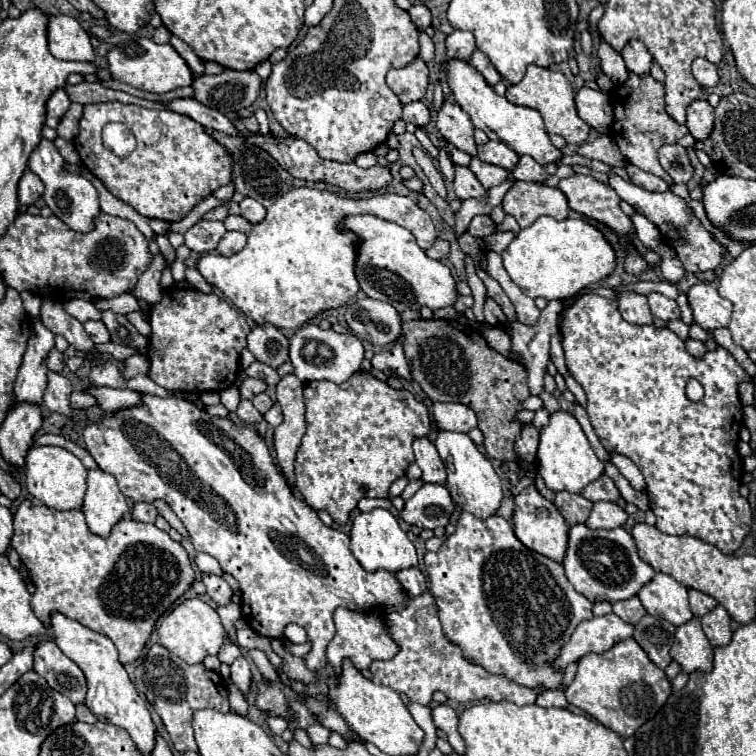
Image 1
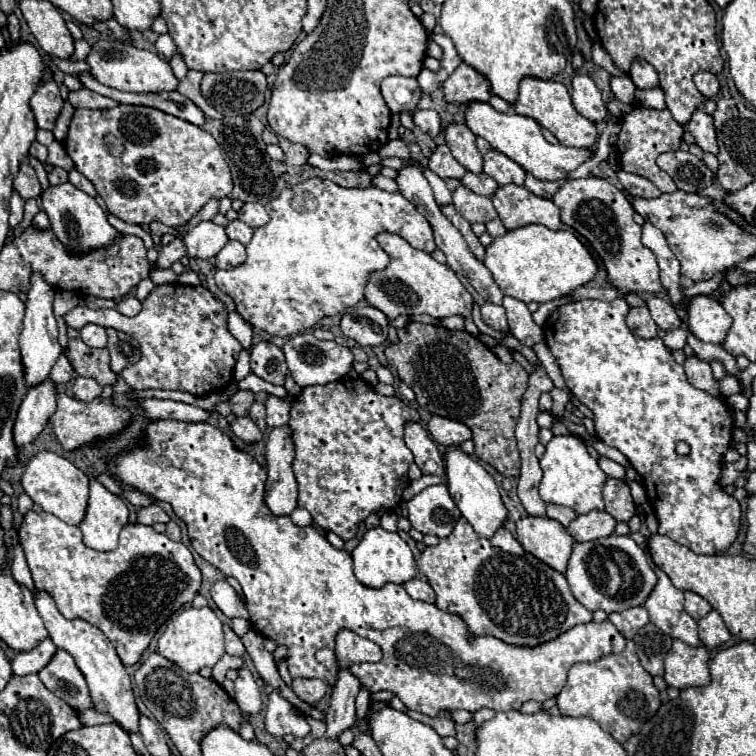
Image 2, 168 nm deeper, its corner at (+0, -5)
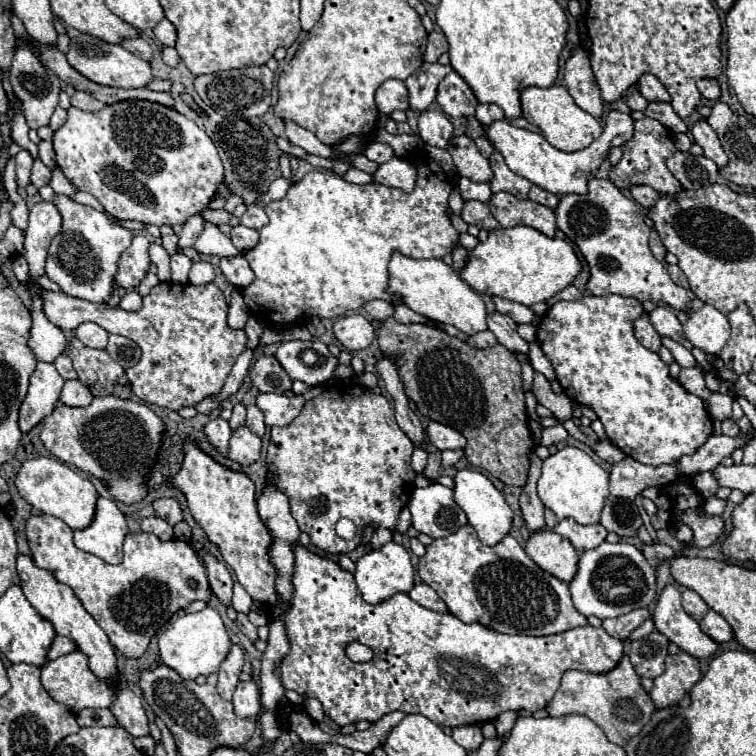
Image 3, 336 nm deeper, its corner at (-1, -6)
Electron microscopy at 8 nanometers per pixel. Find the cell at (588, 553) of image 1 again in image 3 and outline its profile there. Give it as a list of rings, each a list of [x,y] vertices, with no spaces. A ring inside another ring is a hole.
[[[625,541],[619,543],[601,543],[595,549],[583,551],[579,555],[579,569],[573,581],[569,583],[575,609],[585,617],[619,617],[633,609],[649,607],[657,595],[655,587],[655,569],[647,563],[643,553]]]

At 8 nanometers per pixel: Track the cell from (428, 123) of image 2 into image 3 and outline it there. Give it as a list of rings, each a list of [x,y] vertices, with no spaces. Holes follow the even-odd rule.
[[[425,111],[419,115],[419,135],[427,145],[445,149],[453,135],[453,125],[443,111]]]

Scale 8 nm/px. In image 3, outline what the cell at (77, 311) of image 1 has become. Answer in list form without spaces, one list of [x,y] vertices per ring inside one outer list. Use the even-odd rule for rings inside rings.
[[[159,283],[143,297],[139,311],[123,311],[107,303],[91,303],[65,293],[43,289],[45,315],[63,331],[77,329],[81,323],[93,321],[109,333],[133,339],[143,355],[139,363],[125,371],[133,393],[147,403],[177,411],[179,407],[195,407],[201,399],[221,391],[233,363],[245,351],[245,331],[227,325],[227,301],[219,287]]]

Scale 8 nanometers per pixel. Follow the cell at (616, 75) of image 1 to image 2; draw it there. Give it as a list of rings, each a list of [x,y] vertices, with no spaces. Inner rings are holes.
[[[622,76],[622,78],[612,78],[610,82],[612,86],[612,92],[614,96],[620,100],[620,102],[634,102],[634,82],[628,78],[628,76]]]

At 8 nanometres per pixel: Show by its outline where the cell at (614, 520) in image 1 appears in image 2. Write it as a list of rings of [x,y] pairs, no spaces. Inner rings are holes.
[[[594,510],[588,514],[576,516],[568,524],[568,532],[574,536],[576,542],[590,542],[590,540],[610,536],[614,532],[614,526],[616,526],[616,520],[608,512]]]

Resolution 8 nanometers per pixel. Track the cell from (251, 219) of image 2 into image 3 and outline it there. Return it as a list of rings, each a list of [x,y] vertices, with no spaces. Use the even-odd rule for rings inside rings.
[[[247,205],[247,211],[245,211],[245,215],[241,217],[241,223],[243,223],[245,227],[261,229],[261,227],[265,227],[265,225],[269,223],[269,217],[265,215],[265,211],[263,211],[261,207],[257,207],[257,205]]]

